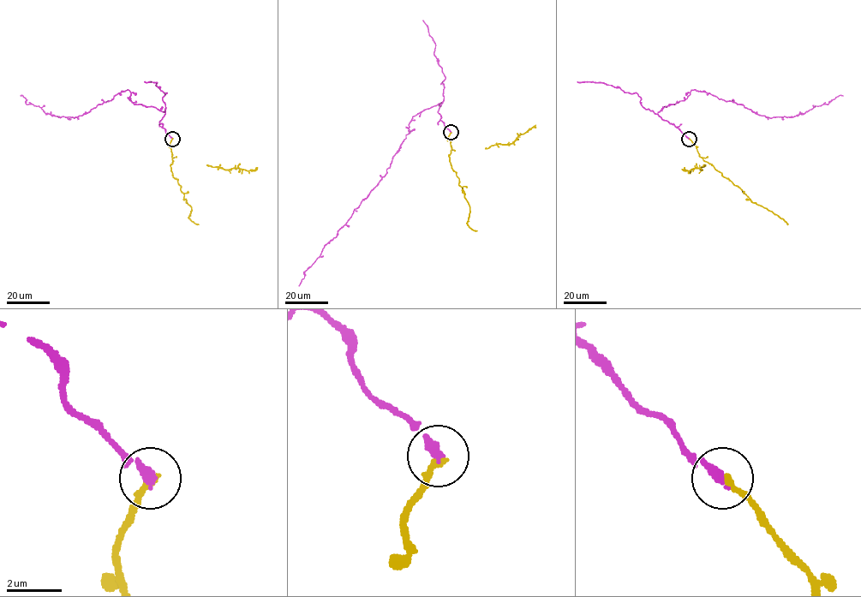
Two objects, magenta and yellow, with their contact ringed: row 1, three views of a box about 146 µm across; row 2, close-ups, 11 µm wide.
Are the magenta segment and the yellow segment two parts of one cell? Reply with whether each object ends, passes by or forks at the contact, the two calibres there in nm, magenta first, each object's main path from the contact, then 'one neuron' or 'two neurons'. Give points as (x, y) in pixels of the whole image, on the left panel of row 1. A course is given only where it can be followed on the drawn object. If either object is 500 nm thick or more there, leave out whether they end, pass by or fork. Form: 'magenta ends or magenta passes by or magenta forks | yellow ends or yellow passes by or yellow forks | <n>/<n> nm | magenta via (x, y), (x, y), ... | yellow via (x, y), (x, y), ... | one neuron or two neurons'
magenta ends | yellow ends | 360/280 nm | magenta via (172, 138), (159, 122), (164, 113), (134, 104), (128, 89), (74, 118), (46, 114), (20, 96) | yellow via (172, 138), (170, 144), (172, 176), (177, 180), (186, 202), (191, 207), (188, 217), (199, 224) | one neuron

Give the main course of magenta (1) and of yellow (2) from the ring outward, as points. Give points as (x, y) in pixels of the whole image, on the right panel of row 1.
1: (689, 138), (657, 113), (669, 104), (684, 100), (692, 89), (742, 104), (771, 118), (793, 116), (843, 96)
2: (689, 138), (704, 160), (738, 186), (753, 202), (772, 211), (788, 224)

